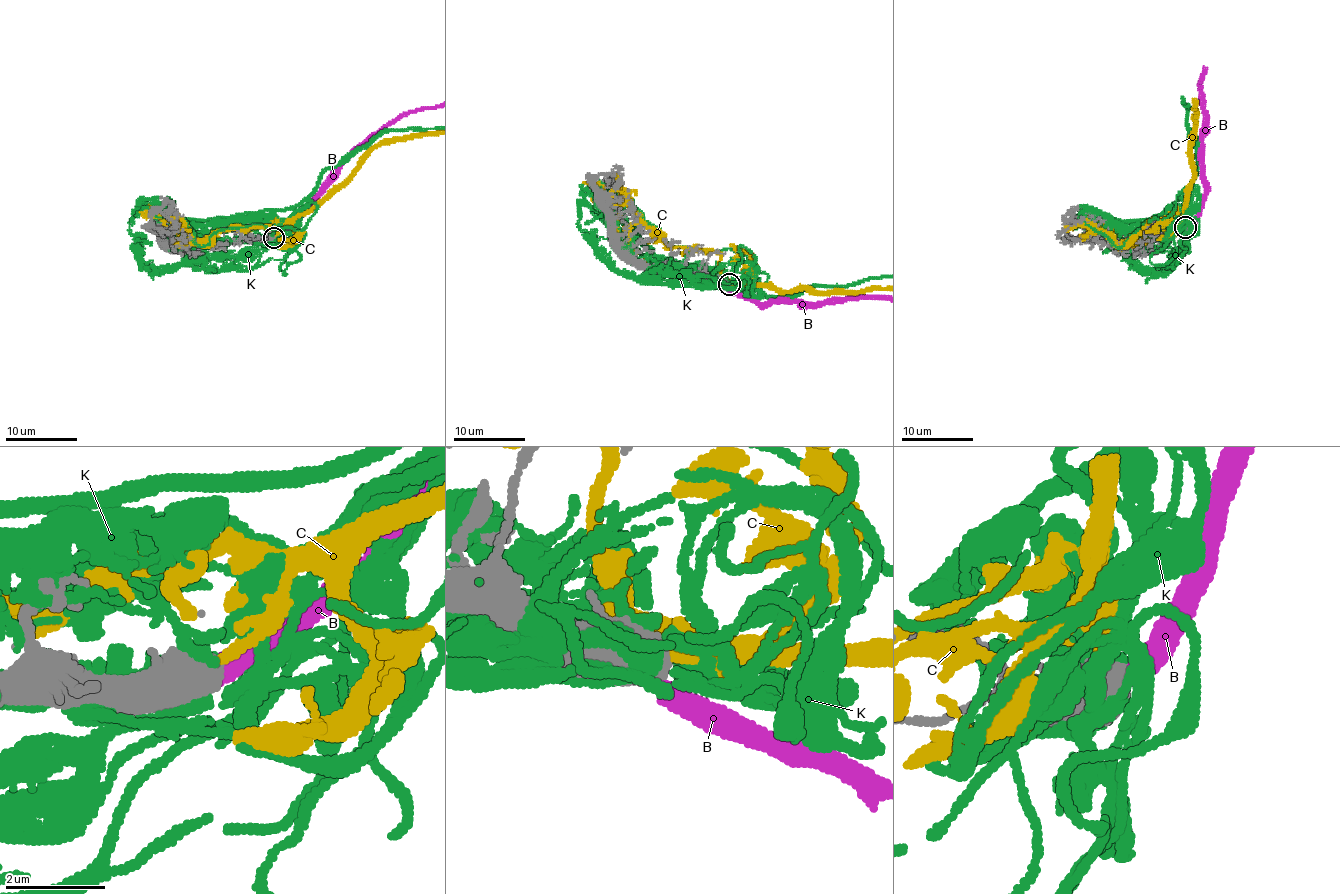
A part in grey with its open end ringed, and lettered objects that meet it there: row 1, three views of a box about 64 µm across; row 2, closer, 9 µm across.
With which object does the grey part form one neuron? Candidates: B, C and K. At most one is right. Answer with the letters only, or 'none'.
none

